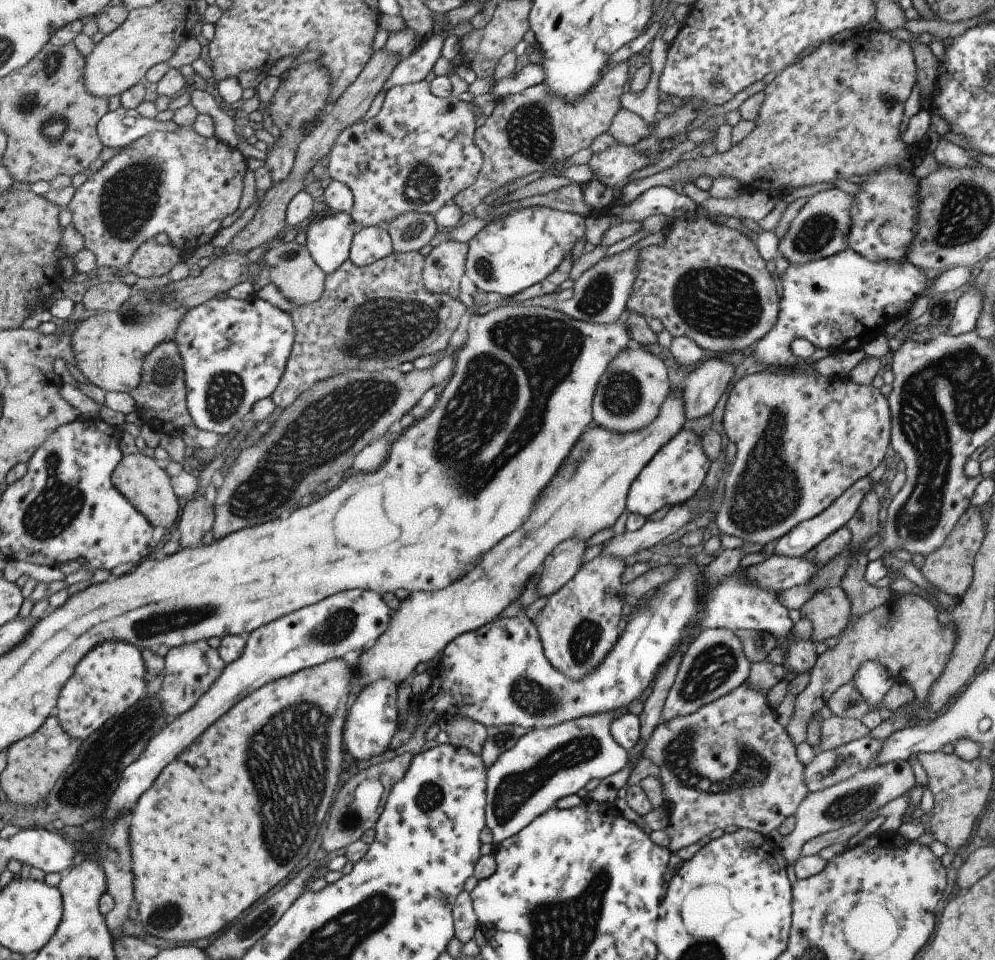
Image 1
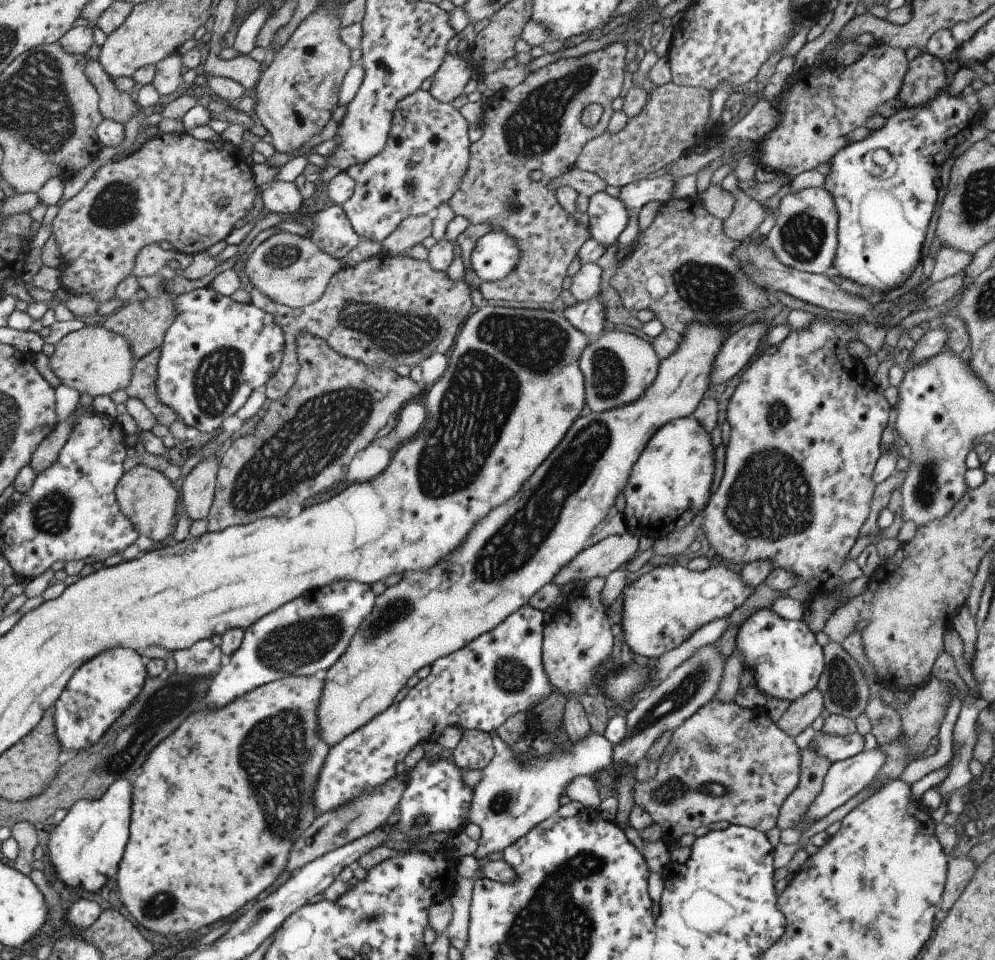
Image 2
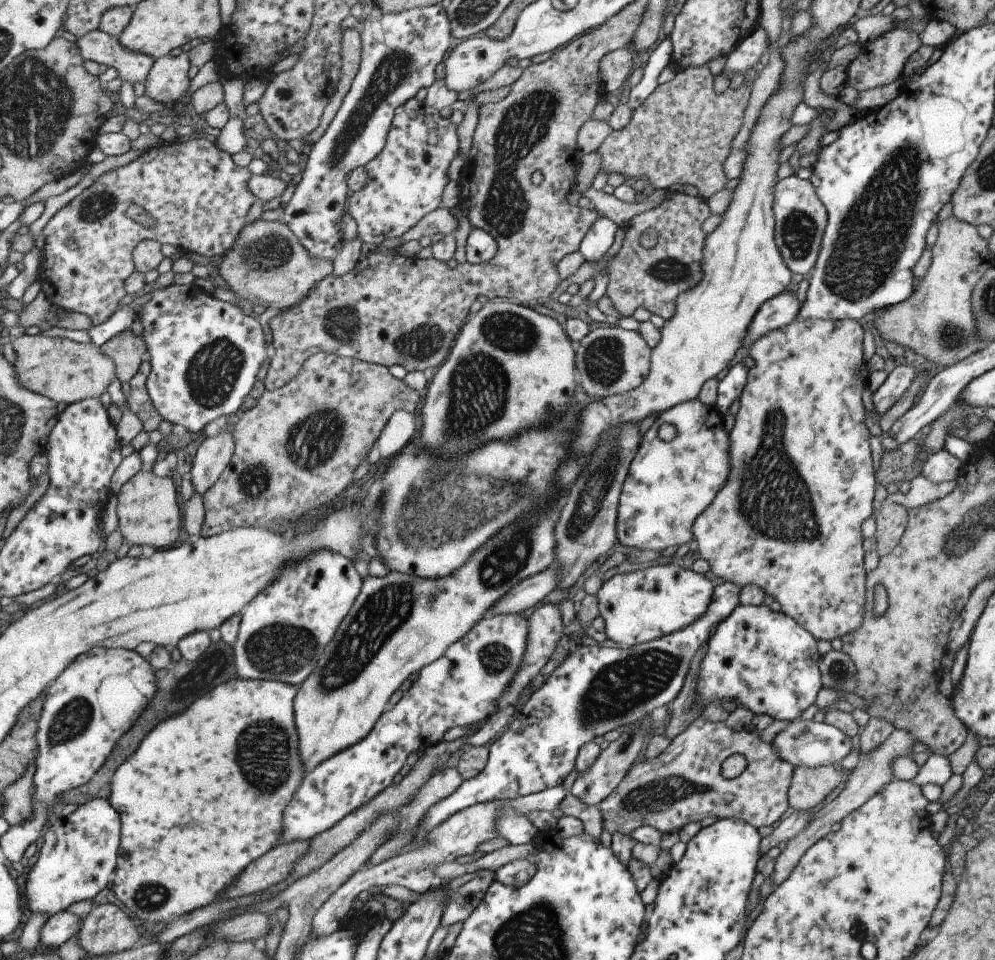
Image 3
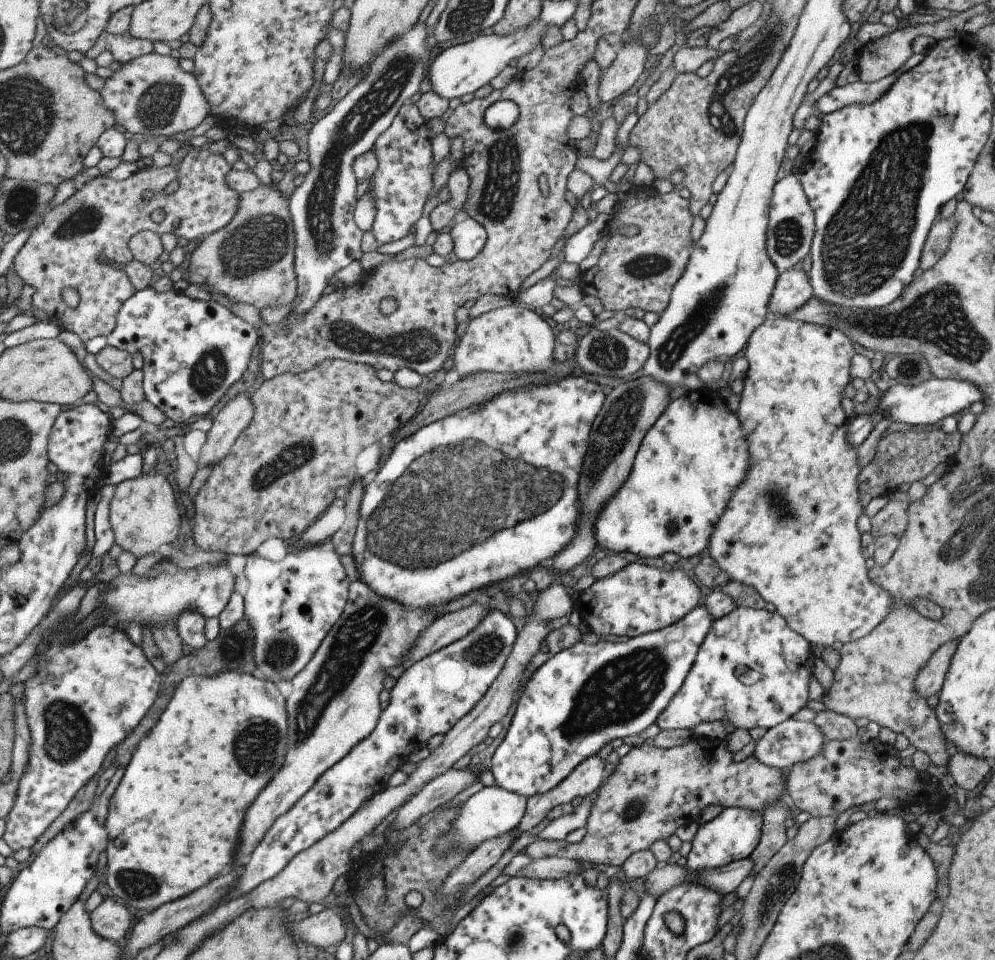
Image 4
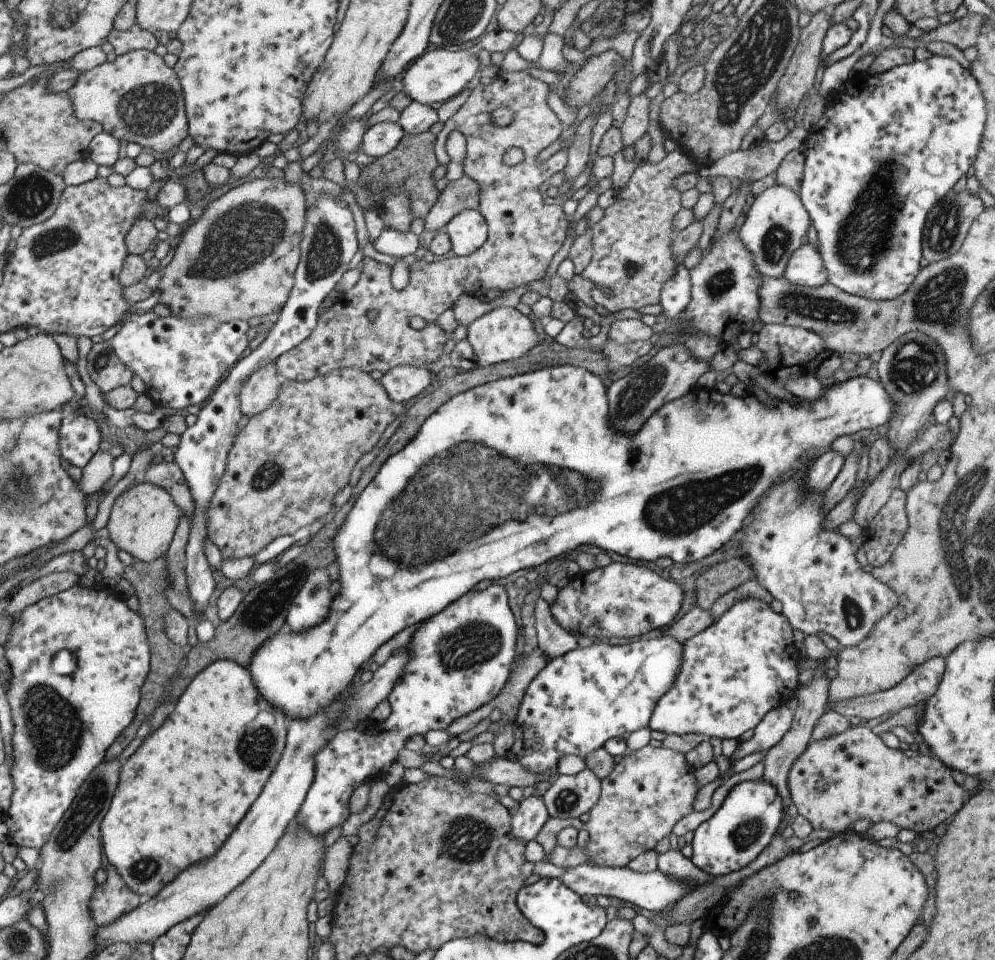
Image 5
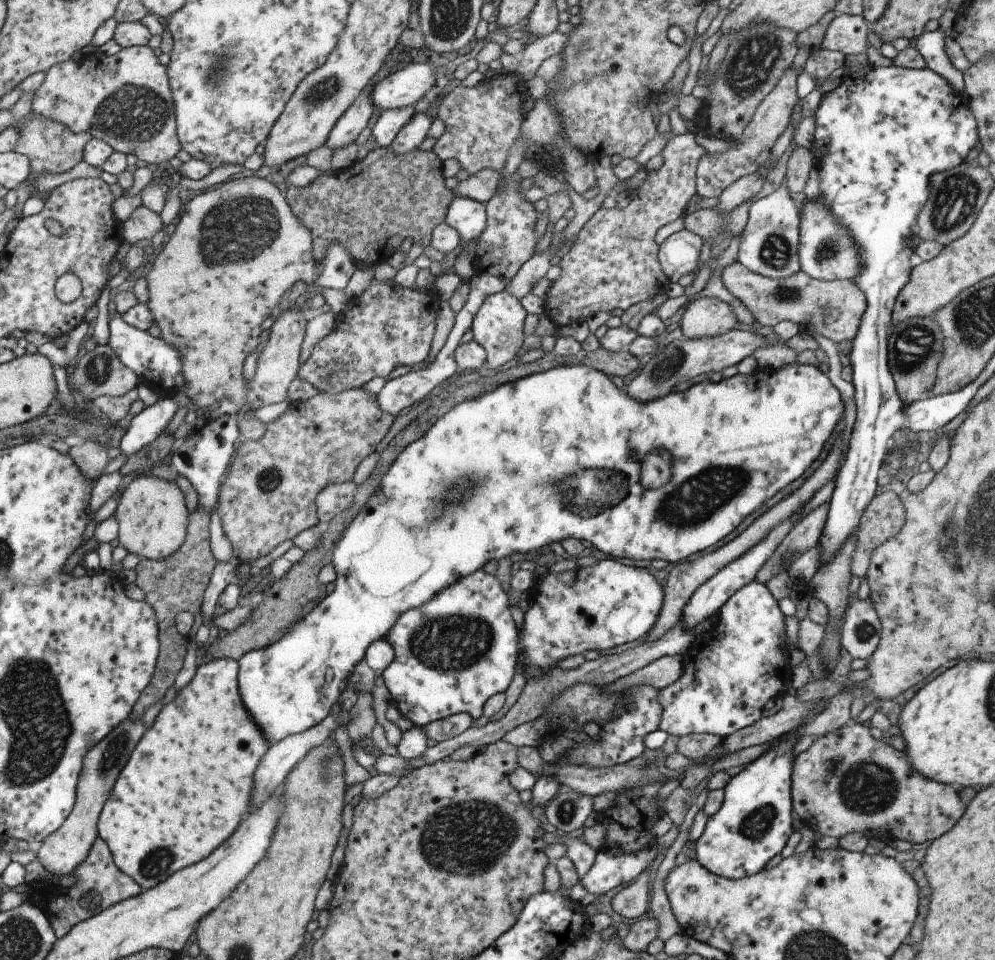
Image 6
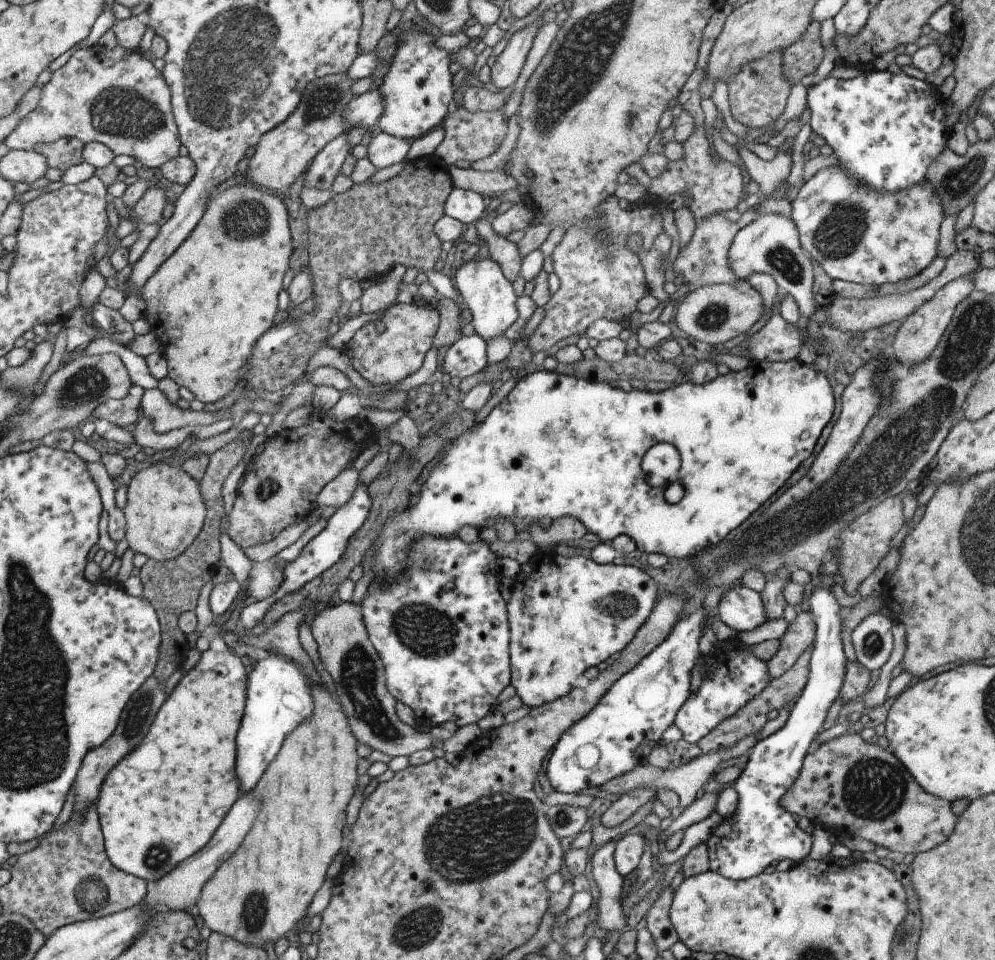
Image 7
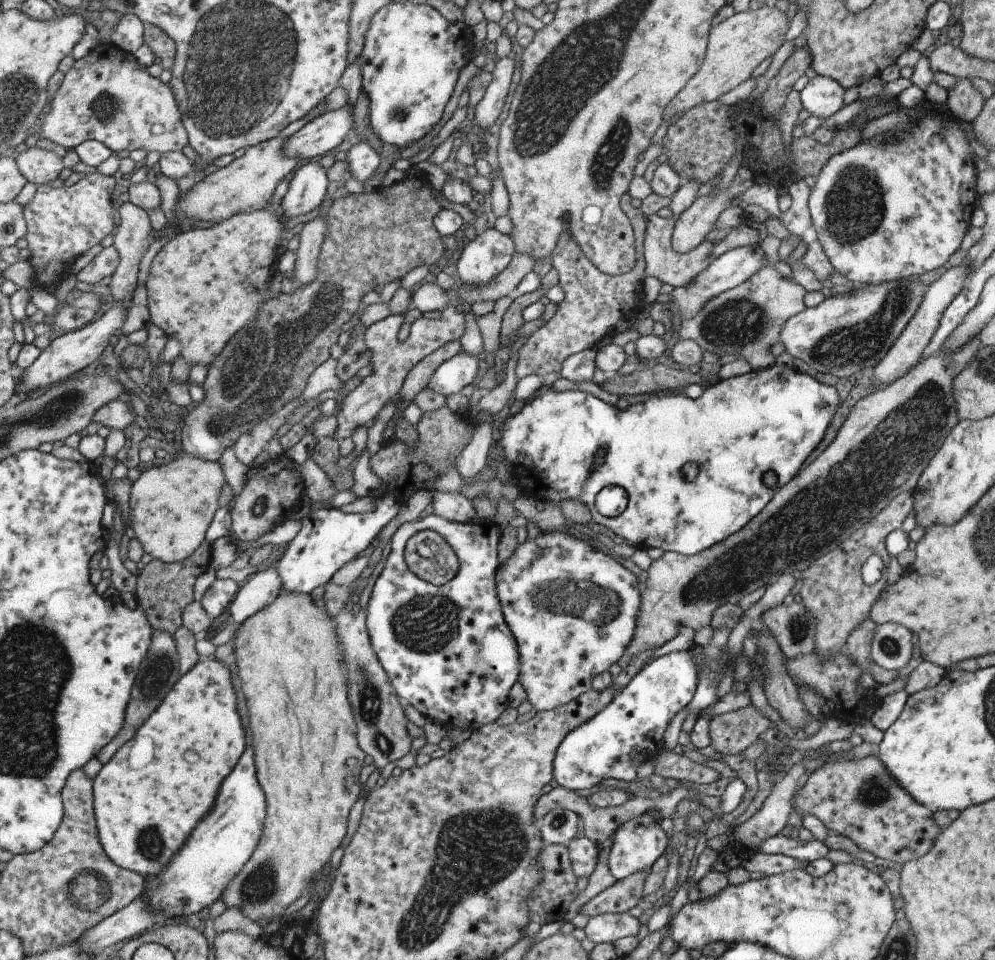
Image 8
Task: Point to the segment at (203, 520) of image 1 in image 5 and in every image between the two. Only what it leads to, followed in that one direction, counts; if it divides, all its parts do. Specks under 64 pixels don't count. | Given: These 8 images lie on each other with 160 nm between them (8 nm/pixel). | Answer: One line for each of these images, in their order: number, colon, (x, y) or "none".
2: (197, 489)
3: (213, 453)
4: (235, 415)
5: (258, 392)

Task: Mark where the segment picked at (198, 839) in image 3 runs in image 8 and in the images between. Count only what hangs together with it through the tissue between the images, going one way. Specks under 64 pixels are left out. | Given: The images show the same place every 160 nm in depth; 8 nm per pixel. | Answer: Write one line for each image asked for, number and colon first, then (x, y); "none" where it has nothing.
4: (172, 821)
5: (179, 795)
6: (186, 785)
7: (161, 802)
8: (146, 798)

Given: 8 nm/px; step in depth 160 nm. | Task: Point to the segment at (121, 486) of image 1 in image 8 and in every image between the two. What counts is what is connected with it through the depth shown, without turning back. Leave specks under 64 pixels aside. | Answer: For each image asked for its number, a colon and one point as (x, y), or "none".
2: (147, 498)
3: (147, 513)
4: (143, 516)
5: (142, 520)
6: (152, 517)
7: (163, 512)
8: (171, 505)

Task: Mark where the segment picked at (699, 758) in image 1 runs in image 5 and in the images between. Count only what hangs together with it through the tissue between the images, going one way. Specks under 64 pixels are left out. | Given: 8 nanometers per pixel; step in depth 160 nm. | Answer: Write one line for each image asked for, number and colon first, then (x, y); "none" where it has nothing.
2: (724, 762)
3: (682, 784)
4: (652, 791)
5: (646, 792)

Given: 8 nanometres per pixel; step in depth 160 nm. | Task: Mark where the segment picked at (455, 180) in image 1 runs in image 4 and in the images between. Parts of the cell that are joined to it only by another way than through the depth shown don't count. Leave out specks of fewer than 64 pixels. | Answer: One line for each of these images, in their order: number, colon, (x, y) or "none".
2: (426, 152)
3: (405, 180)
4: (402, 179)

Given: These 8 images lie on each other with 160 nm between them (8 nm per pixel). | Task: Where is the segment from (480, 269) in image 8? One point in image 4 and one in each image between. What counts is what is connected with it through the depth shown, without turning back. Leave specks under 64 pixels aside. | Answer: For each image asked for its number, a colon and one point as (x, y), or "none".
4: (511, 338)
5: (503, 333)
6: (497, 326)
7: (481, 287)

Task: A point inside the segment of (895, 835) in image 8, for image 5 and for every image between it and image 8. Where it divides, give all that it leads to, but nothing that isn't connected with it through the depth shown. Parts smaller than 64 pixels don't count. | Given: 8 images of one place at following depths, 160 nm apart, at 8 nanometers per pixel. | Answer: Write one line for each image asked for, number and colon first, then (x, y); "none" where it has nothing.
5: (836, 781)
6: (846, 782)
7: (846, 785)

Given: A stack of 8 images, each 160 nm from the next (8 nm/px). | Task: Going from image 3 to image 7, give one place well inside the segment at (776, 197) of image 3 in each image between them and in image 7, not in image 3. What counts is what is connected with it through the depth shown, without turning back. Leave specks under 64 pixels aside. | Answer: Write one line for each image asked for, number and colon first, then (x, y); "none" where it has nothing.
4: (789, 230)
5: (775, 225)
6: (768, 243)
7: (769, 244)

